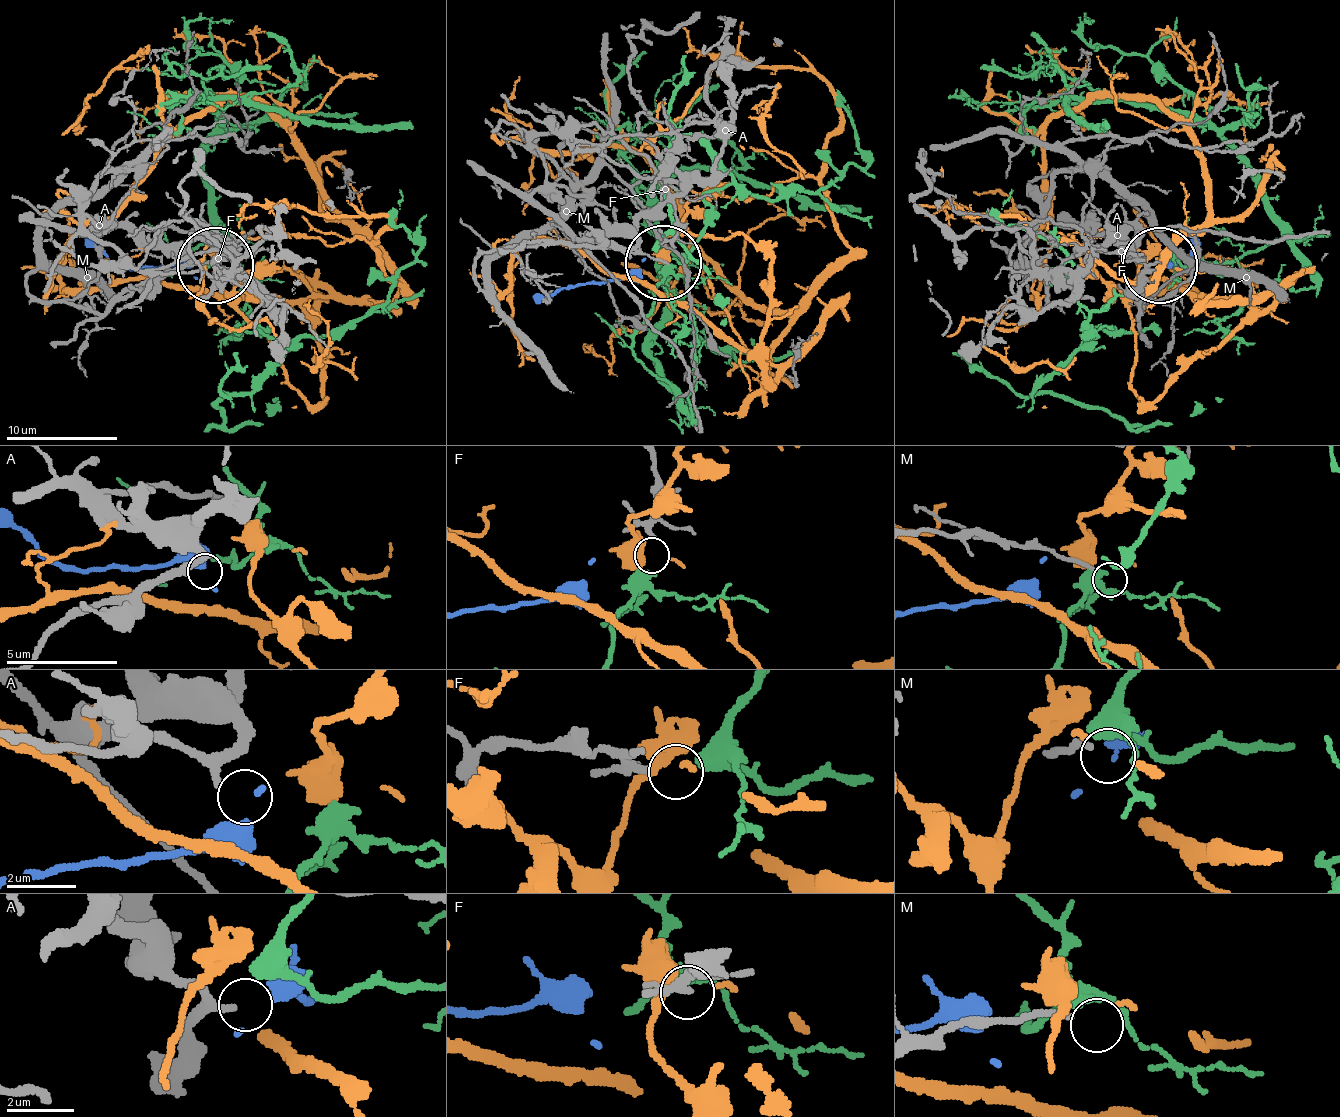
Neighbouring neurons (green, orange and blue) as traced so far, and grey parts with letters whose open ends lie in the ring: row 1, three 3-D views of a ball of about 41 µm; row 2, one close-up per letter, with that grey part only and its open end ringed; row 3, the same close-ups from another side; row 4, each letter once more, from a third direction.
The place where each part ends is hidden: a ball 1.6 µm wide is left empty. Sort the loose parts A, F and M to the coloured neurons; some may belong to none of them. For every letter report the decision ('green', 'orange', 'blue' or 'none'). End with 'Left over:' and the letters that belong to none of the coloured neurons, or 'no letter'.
A: none
F: green
M: none
Left over: A, M

